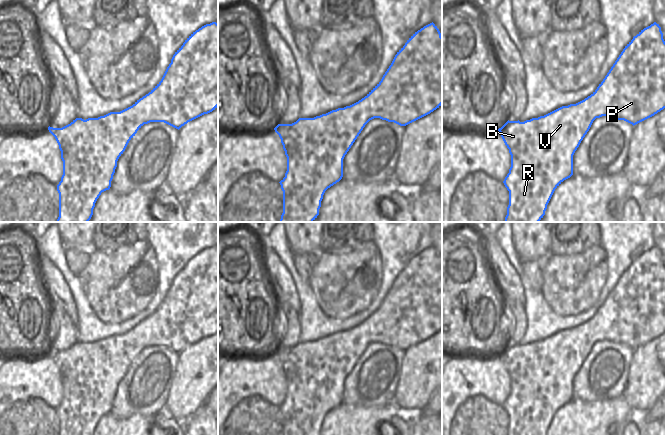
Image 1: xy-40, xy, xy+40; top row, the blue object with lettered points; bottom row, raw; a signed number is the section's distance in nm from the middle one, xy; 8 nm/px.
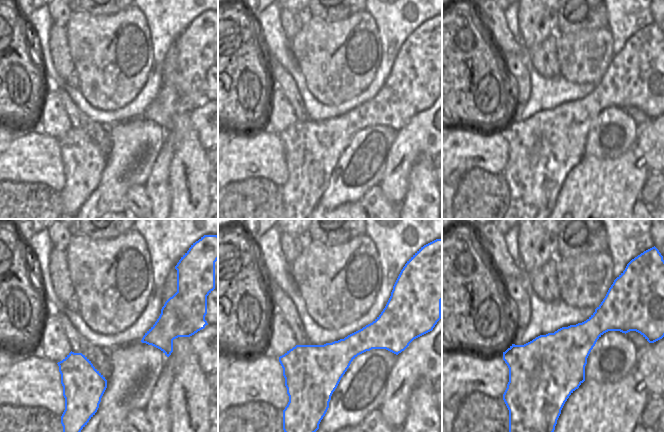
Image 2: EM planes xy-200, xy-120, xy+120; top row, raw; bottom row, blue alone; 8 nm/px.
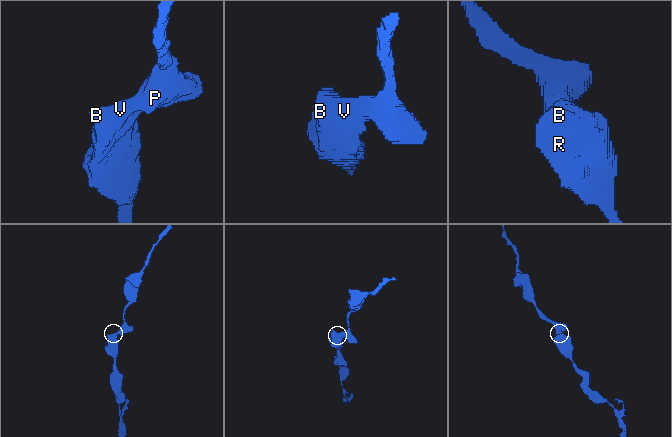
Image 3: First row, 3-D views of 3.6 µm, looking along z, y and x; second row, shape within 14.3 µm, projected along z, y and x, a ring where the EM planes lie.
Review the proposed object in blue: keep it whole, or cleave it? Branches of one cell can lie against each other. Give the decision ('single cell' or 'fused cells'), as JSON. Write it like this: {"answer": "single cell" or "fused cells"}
{"answer": "single cell"}

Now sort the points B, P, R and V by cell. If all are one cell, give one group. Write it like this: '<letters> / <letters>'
B P R V

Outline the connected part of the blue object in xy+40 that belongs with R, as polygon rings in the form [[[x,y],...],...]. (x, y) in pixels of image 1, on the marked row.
[[[654,22],[641,30],[625,46],[597,89],[584,100],[562,106],[544,116],[524,122],[507,121],[498,131],[509,149],[511,167],[503,183],[509,191],[509,205],[504,222],[539,222],[555,189],[573,175],[573,155],[593,121],[602,116],[624,120],[633,126],[665,108],[665,41],[659,24]]]

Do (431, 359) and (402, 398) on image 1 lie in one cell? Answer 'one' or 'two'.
one

